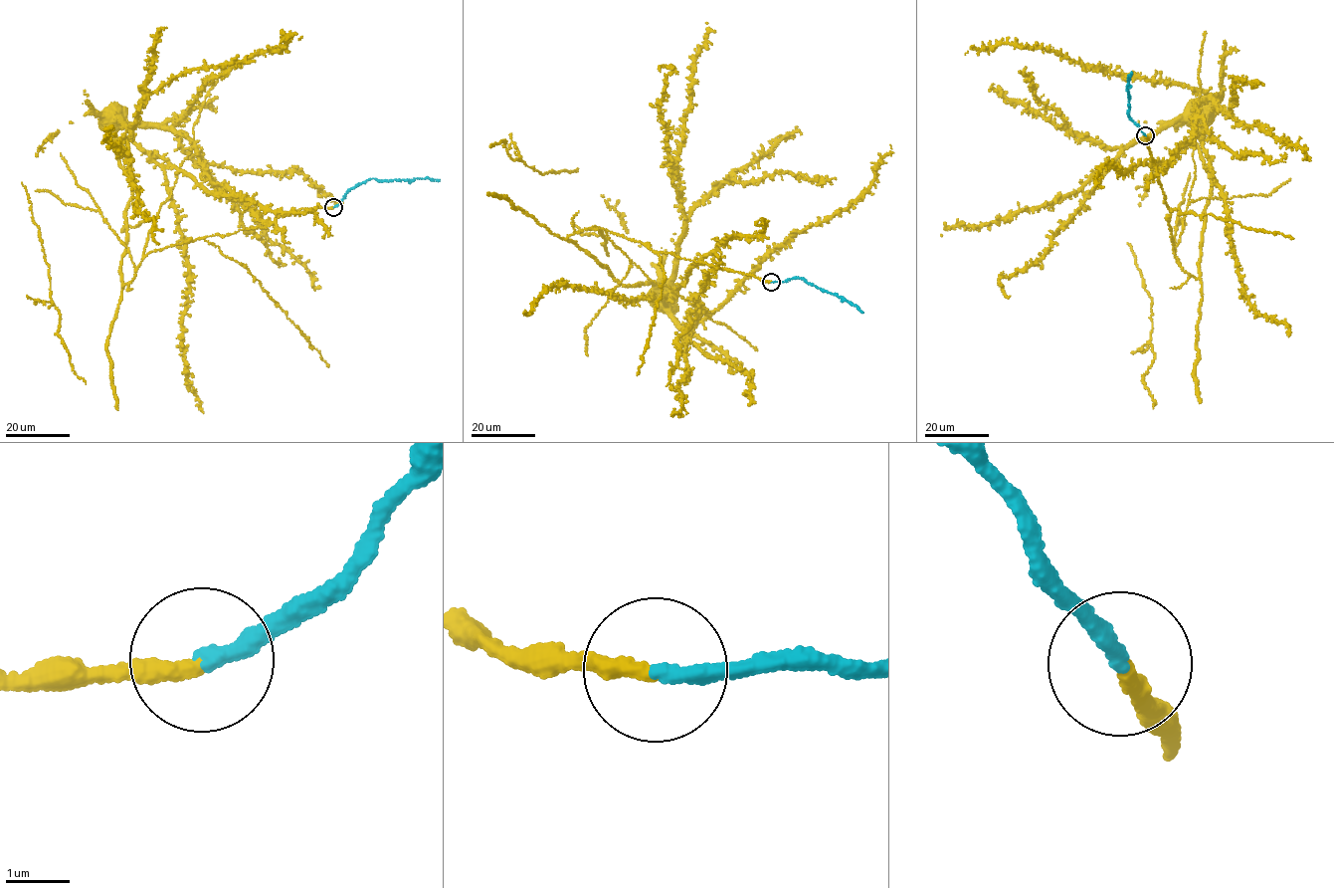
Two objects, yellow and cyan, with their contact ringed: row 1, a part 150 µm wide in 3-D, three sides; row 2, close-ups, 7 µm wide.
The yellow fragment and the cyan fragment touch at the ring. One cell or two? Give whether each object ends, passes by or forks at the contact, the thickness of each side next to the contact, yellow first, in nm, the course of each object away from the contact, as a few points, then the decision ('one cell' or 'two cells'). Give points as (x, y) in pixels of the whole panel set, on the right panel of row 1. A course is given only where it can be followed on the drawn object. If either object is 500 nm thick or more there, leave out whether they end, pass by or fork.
yellow ends there; cyan ends there; 280 nm thick on the yellow side, 280 nm on the other; yellow runs (1145, 136), (1162, 172), (1190, 140), (1197, 106), (1220, 97), (1211, 107), (1191, 110); cyan runs (1145, 136), (1127, 114), (1126, 86), (1131, 73); one cell

